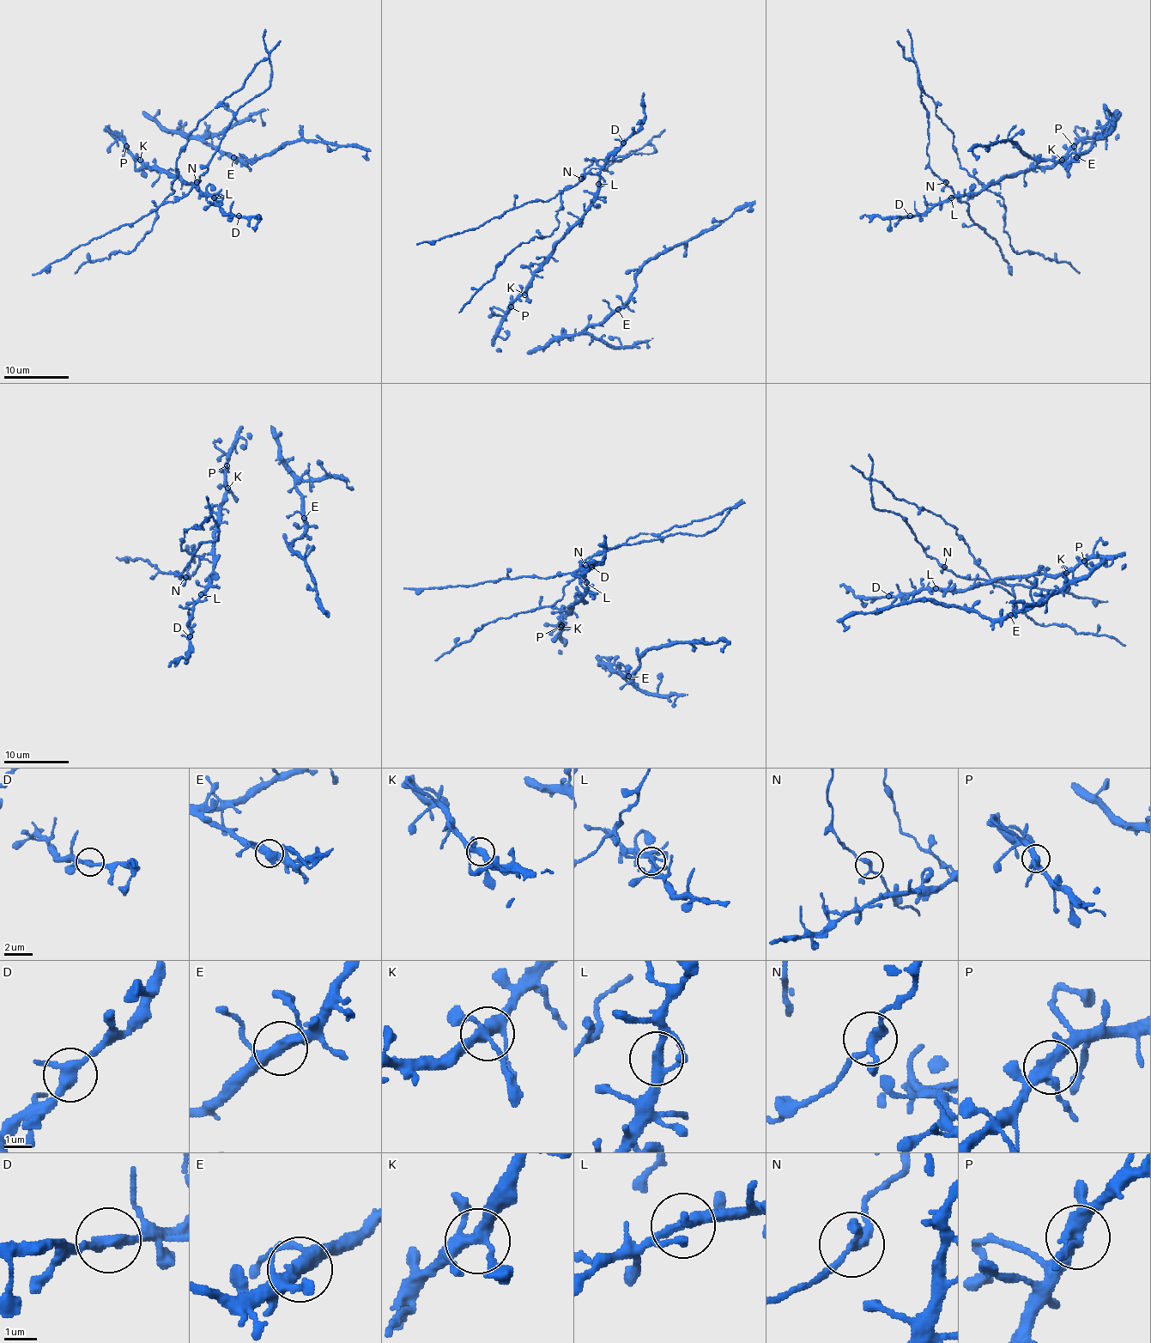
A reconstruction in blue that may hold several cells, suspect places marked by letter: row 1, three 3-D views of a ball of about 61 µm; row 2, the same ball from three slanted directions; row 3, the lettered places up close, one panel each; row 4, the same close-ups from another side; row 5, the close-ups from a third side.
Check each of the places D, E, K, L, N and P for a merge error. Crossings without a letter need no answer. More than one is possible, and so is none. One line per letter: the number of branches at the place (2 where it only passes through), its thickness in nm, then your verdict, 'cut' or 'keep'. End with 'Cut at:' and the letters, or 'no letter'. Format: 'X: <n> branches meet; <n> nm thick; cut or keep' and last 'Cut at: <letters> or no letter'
D: 3 branches meet; 300 nm thick; keep
E: 4 branches meet; 360 nm thick; keep
K: 5 branches meet; 360 nm thick; keep
L: 3 branches meet; 260 nm thick; keep
N: 3 branches meet; 240 nm thick; keep
P: 4 branches meet; 360 nm thick; keep
Cut at: no letter

